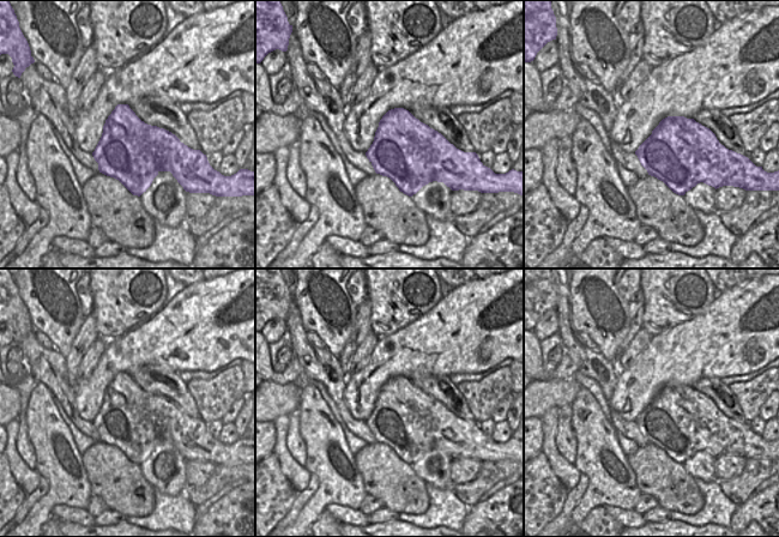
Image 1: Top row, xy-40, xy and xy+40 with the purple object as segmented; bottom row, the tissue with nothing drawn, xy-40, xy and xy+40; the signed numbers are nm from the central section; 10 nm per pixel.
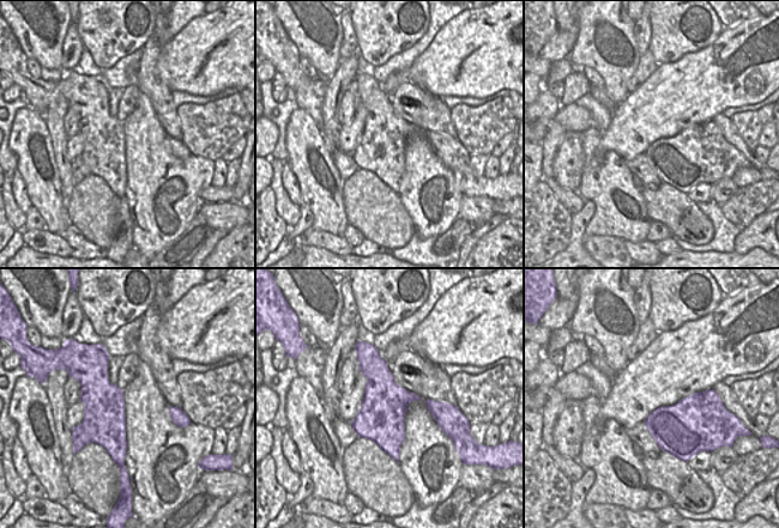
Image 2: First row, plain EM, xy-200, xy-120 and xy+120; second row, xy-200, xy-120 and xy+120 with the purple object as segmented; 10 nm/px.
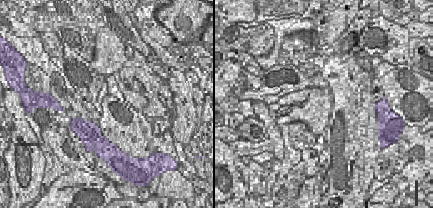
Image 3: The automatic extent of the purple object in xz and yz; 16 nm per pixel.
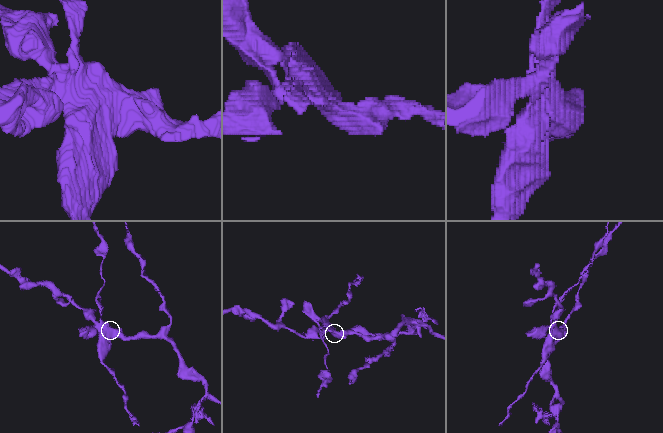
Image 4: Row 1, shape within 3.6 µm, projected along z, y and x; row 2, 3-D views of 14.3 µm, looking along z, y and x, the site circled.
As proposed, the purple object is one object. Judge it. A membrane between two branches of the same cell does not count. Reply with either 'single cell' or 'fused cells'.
fused cells

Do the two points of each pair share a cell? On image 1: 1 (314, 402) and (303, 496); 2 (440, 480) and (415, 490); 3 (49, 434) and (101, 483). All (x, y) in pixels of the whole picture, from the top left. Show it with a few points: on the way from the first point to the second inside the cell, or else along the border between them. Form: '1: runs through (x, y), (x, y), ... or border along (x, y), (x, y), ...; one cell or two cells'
1: border along (314, 474), (318, 480), (318, 489), (296, 518); two cells
2: border along (410, 465), (427, 483); two cells
3: border along (80, 454), (92, 494); two cells

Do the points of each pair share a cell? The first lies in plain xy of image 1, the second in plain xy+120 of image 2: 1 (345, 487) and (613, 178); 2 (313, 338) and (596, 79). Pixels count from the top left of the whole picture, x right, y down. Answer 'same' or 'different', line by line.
1: same
2: same

